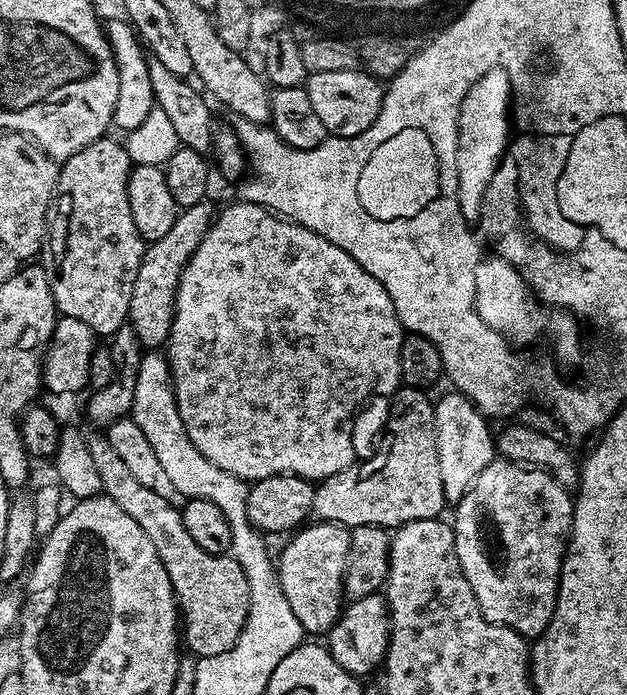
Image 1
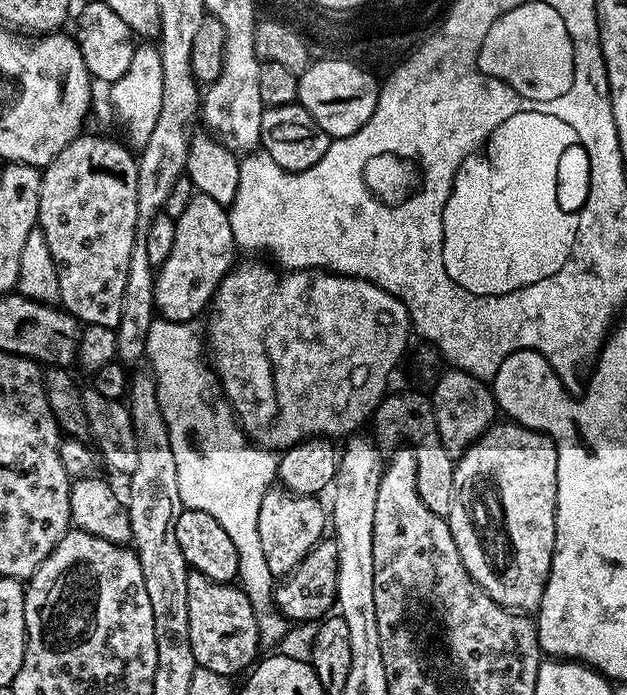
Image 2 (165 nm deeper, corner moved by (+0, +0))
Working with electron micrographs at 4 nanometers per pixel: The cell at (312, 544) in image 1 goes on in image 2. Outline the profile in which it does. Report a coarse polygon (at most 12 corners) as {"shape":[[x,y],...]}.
{"shape":[[279,486],[258,509],[258,538],[273,577],[293,572],[325,539],[317,497]]}

